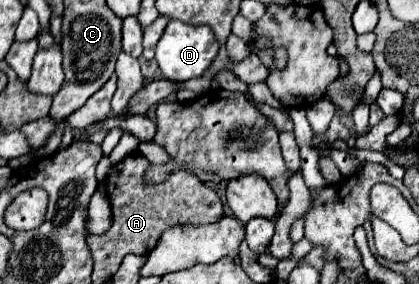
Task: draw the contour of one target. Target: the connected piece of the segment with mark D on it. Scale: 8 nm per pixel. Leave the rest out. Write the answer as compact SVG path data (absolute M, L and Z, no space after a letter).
M170 21L156 45L156 61L164 73L164 79L188 81L194 77L202 77L204 71L214 63L218 51L220 43L210 27L192 27L182 21Z

